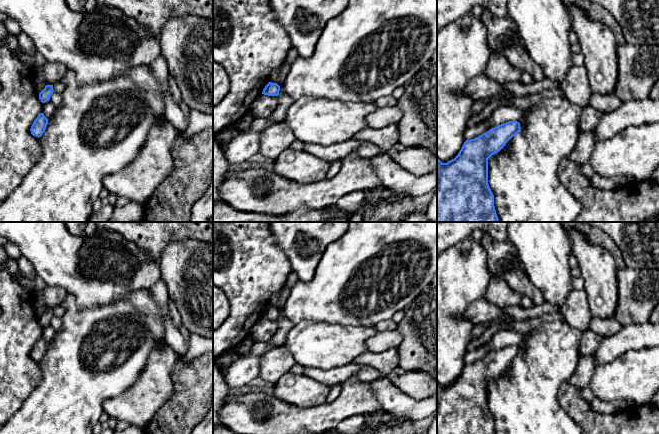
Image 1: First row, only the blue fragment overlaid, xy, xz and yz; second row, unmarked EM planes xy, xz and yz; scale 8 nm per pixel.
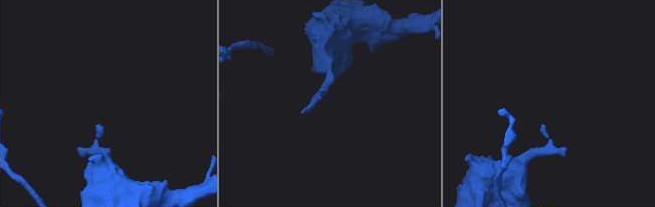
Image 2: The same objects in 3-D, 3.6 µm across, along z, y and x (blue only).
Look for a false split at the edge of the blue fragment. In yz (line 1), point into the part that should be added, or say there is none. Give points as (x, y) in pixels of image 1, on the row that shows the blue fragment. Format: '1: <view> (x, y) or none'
1: none

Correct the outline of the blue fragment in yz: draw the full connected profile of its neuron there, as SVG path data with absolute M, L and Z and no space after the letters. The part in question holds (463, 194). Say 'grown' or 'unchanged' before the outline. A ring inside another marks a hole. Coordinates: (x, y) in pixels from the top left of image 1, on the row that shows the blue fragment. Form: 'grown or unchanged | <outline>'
unchanged | M517 121L503 123L474 139L466 140L458 155L447 163L437 159L437 222L499 222L494 195L488 184L488 159L520 129Z

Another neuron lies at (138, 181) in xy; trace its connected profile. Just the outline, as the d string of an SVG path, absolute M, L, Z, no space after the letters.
M168 121L152 127L137 158L123 170L106 175L104 188L111 194L145 204L172 171L172 147L180 135Z

